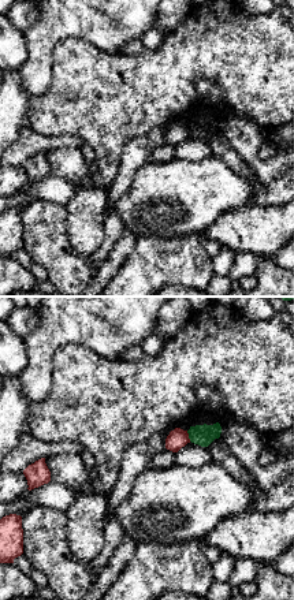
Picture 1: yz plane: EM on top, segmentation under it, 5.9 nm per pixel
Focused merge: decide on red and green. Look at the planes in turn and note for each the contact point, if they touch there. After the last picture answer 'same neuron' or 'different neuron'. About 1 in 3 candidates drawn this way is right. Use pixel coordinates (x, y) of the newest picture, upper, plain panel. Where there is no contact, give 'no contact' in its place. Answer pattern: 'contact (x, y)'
contact (188, 130)

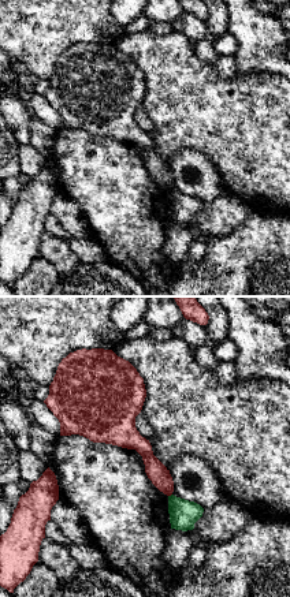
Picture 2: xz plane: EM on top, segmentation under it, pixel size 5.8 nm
contact (170, 189)

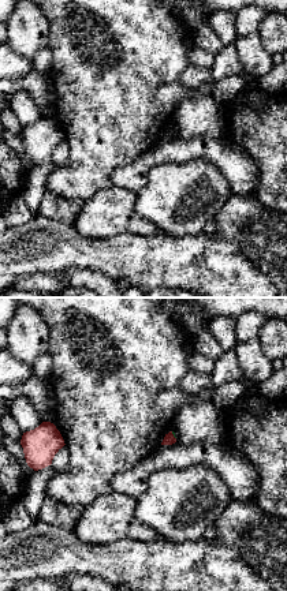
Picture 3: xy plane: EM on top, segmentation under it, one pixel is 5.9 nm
contact (172, 130)

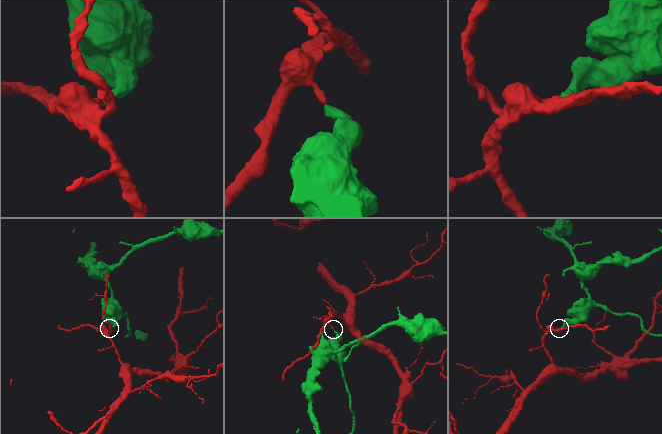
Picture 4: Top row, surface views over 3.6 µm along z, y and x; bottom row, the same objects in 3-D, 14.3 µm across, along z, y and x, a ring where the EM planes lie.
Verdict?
different neuron

